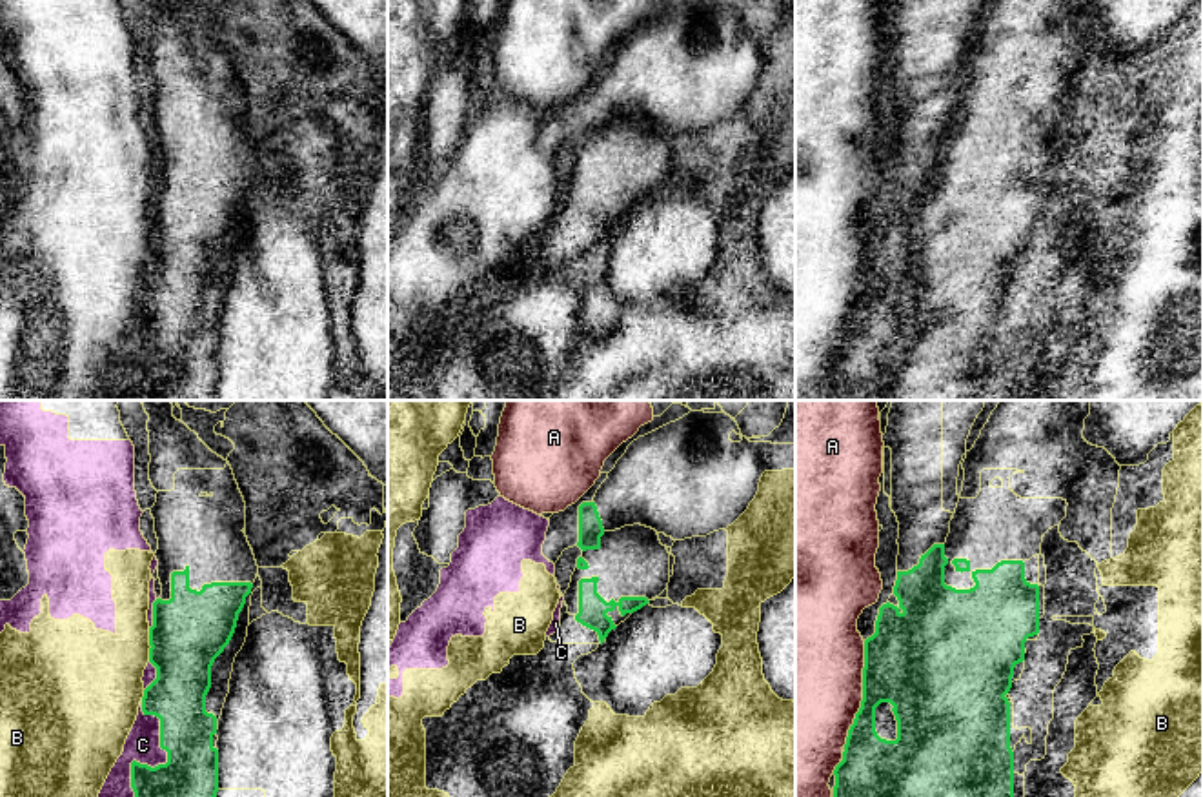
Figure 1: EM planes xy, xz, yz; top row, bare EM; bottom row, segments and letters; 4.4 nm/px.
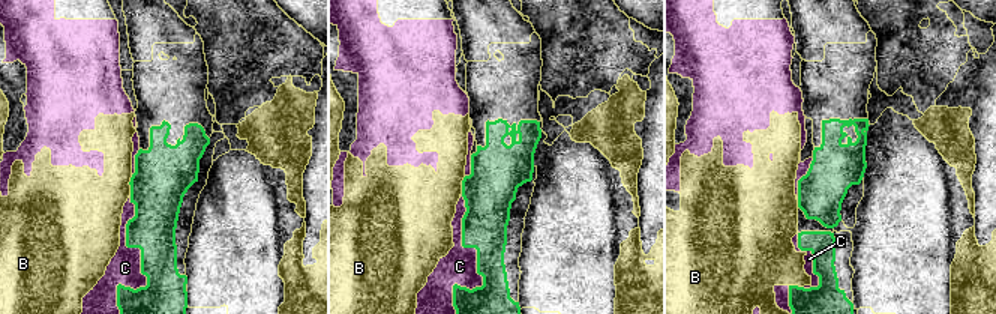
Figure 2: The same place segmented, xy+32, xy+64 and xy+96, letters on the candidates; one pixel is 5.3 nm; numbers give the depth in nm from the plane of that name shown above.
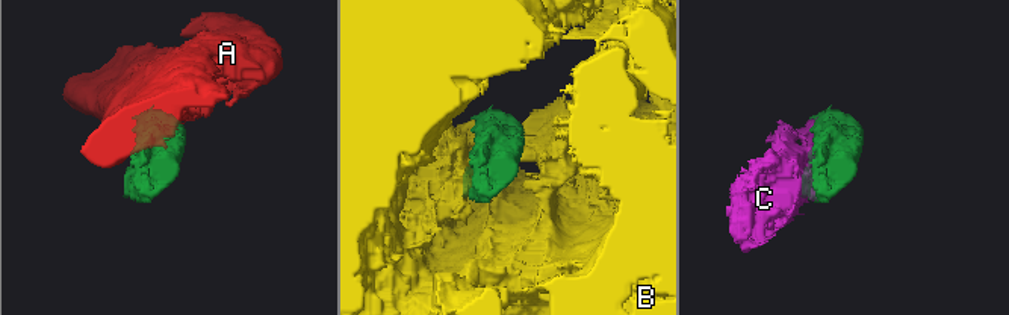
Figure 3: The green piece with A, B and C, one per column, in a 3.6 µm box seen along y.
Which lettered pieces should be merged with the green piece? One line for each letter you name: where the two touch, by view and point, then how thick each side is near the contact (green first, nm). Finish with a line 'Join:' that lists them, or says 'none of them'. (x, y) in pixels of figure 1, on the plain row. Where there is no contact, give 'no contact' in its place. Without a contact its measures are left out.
Join: none of them

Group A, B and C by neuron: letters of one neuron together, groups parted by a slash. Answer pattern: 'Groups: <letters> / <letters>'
Groups: A / B / C

